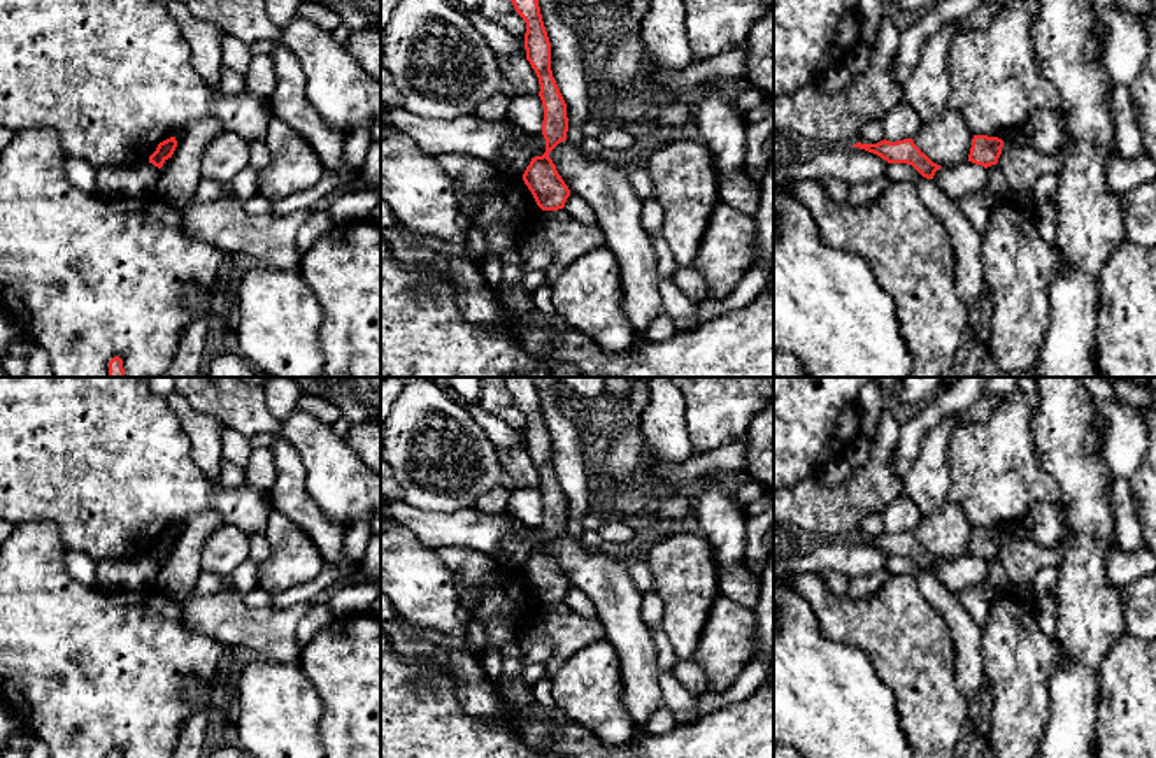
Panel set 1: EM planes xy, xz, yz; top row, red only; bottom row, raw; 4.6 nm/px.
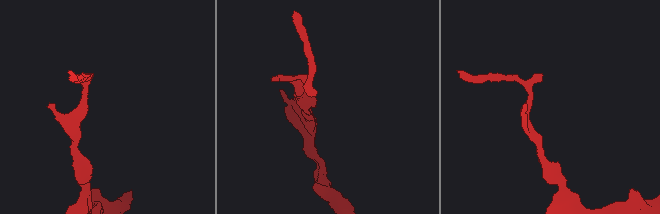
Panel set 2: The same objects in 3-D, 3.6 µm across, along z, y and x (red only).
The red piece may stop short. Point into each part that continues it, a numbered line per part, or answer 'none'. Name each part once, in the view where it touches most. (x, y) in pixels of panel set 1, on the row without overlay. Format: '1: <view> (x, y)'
none

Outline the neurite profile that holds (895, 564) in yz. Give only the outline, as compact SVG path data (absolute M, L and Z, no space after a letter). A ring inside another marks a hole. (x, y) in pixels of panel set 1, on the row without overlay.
M889 556L886 567L884 567L889 574L909 574L912 577L917 577L923 568L907 556Z

